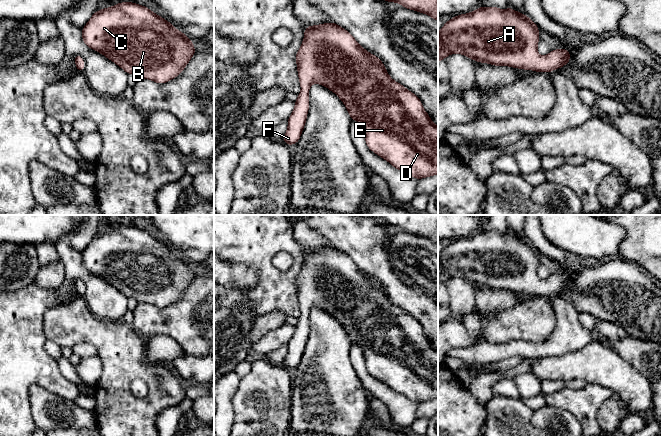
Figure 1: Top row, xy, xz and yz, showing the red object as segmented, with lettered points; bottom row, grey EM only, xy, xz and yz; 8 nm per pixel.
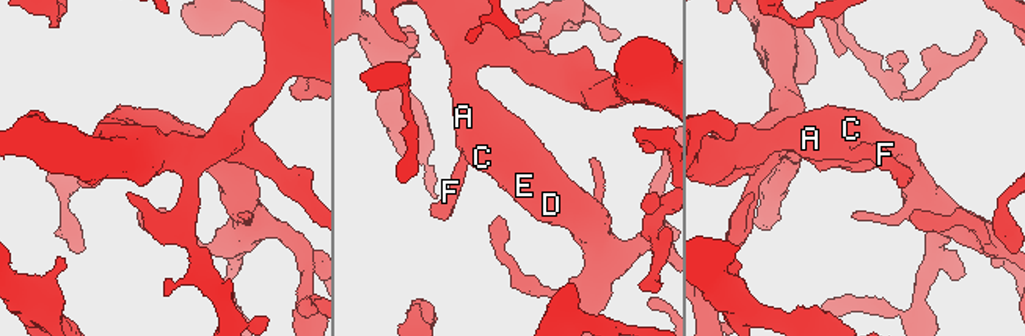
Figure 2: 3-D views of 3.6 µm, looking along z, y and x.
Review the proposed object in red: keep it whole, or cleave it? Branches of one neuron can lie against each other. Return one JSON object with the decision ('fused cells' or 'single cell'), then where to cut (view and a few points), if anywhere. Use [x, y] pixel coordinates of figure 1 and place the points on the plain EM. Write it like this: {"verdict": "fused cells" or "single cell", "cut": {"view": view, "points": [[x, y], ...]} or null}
{"verdict": "single cell", "cut": null}

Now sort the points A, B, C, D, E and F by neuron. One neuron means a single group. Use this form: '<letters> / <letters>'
A B C D E F

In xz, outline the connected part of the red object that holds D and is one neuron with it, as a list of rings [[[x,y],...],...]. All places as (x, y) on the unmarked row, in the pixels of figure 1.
[[[336,247],[305,251],[295,284],[301,316],[282,363],[288,370],[297,368],[301,361],[309,334],[309,313],[317,307],[335,317],[346,330],[351,344],[361,347],[372,376],[418,404],[438,398],[438,350],[424,334],[421,324],[394,305],[382,285],[365,274],[347,254]]]

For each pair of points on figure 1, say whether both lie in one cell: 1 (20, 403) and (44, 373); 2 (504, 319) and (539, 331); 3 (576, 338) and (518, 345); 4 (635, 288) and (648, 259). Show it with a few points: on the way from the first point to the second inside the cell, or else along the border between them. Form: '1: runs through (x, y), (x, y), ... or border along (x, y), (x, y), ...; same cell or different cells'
1: runs through (20, 394), (20, 389), (35, 374); same cell
2: runs through (513, 322), (530, 322); same cell
3: runs through (562, 341), (547, 349), (532, 349); same cell
4: border along (622, 259), (638, 263), (651, 277); different cells

